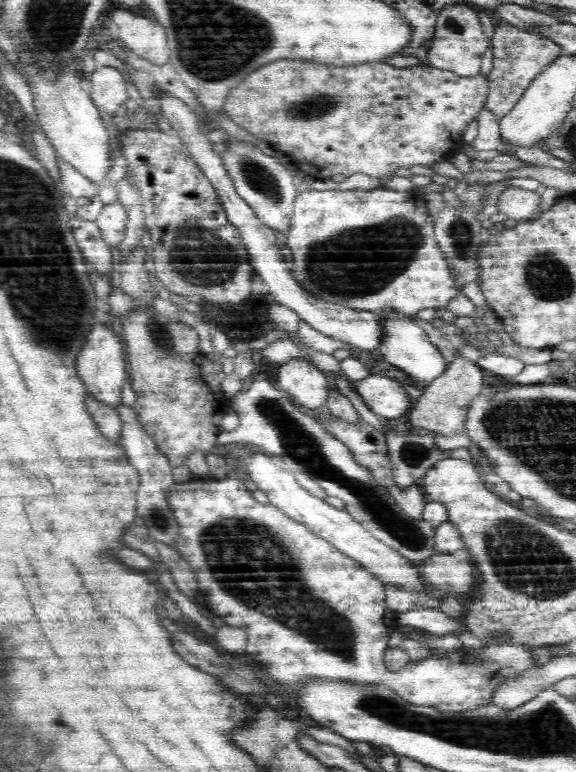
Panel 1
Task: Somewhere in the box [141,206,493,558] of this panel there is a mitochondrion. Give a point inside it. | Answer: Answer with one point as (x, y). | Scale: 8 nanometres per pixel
(360, 262)

